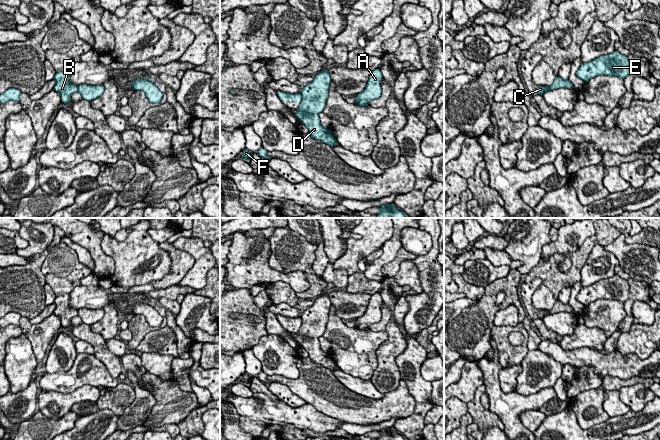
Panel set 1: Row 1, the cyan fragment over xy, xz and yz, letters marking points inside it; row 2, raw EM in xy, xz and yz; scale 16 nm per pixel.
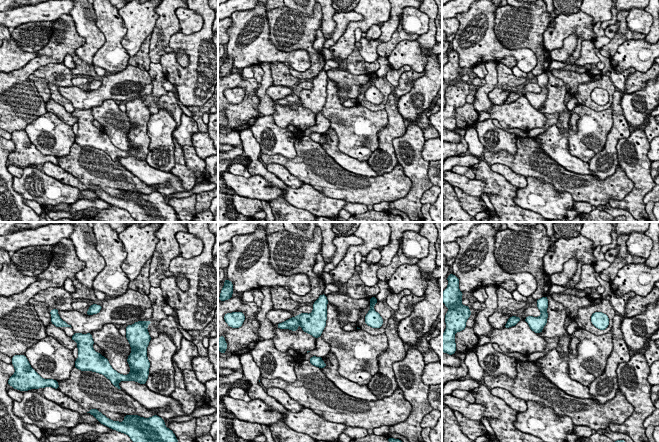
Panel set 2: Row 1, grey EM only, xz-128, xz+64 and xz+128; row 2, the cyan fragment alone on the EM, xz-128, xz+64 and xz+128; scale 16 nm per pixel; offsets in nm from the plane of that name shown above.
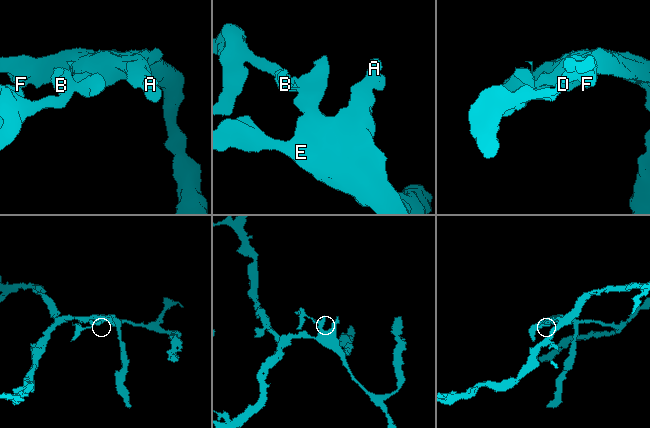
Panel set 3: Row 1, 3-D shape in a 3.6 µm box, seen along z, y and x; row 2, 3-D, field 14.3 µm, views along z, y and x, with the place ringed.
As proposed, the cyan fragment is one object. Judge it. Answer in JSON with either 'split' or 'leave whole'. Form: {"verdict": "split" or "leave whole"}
{"verdict": "split"}

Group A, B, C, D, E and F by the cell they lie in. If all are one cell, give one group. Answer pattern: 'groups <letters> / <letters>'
groups A C D E F / B

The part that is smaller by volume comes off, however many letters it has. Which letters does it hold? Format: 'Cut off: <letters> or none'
Cut off: B

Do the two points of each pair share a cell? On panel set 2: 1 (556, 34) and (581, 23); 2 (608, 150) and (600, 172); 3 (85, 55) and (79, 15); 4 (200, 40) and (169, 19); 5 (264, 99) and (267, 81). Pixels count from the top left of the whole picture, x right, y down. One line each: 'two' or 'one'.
1: one
2: one
3: one
4: two
5: one

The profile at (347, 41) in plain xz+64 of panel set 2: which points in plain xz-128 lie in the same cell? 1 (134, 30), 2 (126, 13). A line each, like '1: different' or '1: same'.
1: same
2: same

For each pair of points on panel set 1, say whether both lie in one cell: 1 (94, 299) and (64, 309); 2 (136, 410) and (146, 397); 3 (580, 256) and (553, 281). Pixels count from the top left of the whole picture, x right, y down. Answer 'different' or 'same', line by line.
1: different
2: same
3: same

